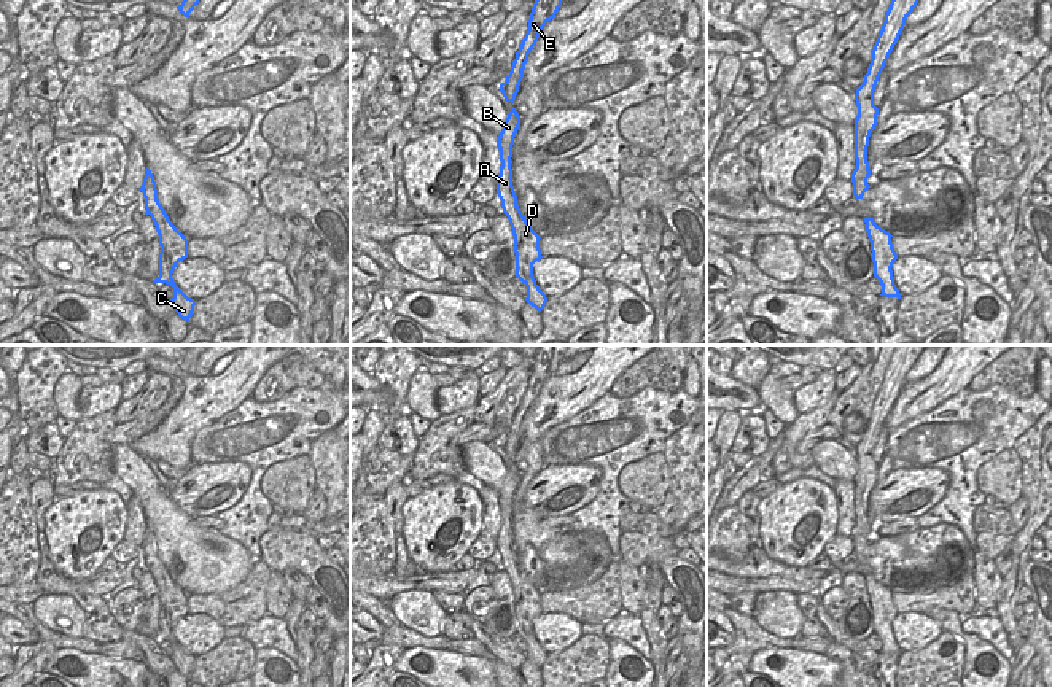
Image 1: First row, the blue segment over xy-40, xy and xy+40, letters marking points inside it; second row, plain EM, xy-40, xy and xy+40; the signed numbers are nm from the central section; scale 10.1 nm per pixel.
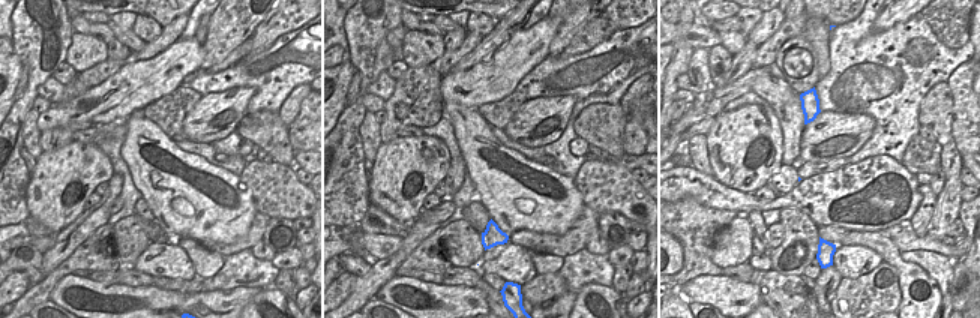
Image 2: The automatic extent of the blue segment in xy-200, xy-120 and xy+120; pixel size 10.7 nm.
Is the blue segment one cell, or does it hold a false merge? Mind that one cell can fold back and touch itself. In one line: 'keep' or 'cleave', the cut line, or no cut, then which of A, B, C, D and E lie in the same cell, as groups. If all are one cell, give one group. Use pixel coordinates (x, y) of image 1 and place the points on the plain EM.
keep | no cut | A B C D E

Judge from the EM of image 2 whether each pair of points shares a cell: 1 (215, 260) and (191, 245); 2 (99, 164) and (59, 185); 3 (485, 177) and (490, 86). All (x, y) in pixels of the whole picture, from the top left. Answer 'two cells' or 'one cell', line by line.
1: one cell
2: one cell
3: two cells

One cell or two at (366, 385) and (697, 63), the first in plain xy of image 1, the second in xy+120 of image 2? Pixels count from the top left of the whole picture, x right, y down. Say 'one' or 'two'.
two

